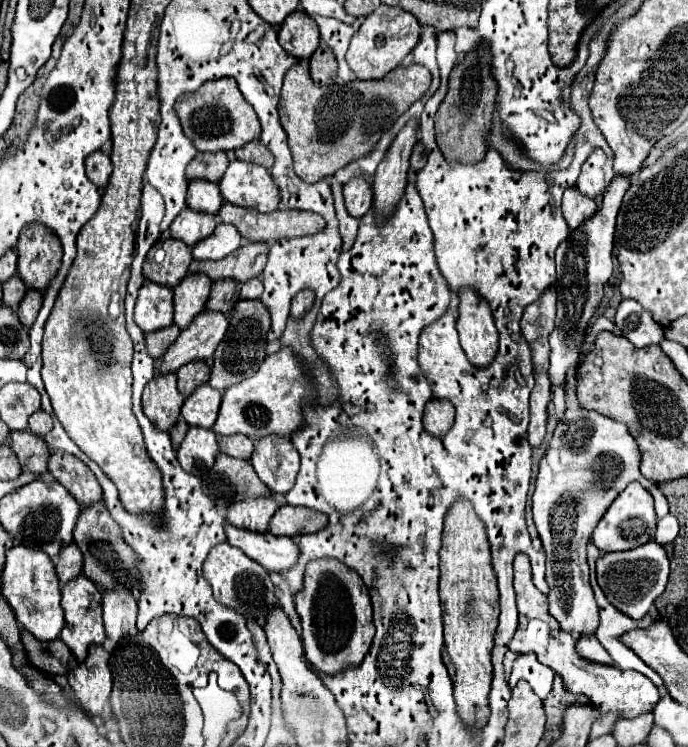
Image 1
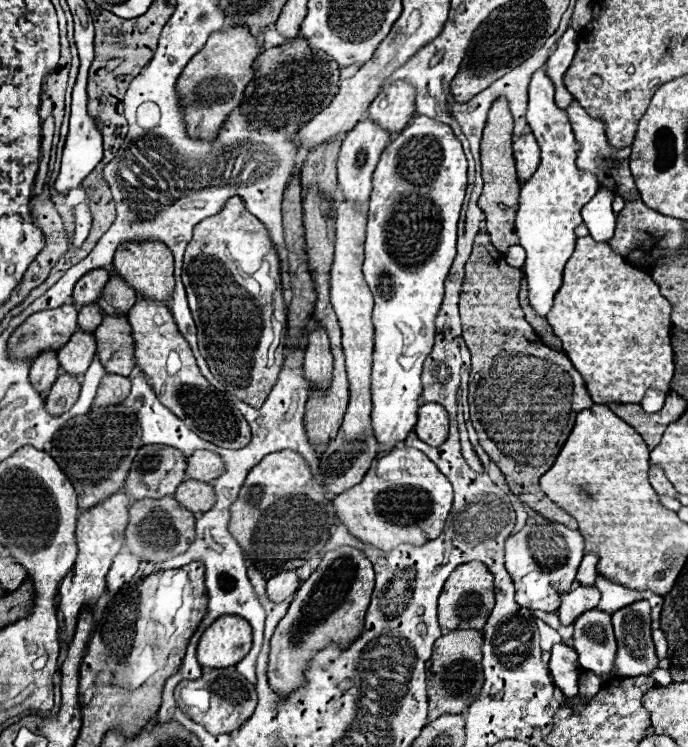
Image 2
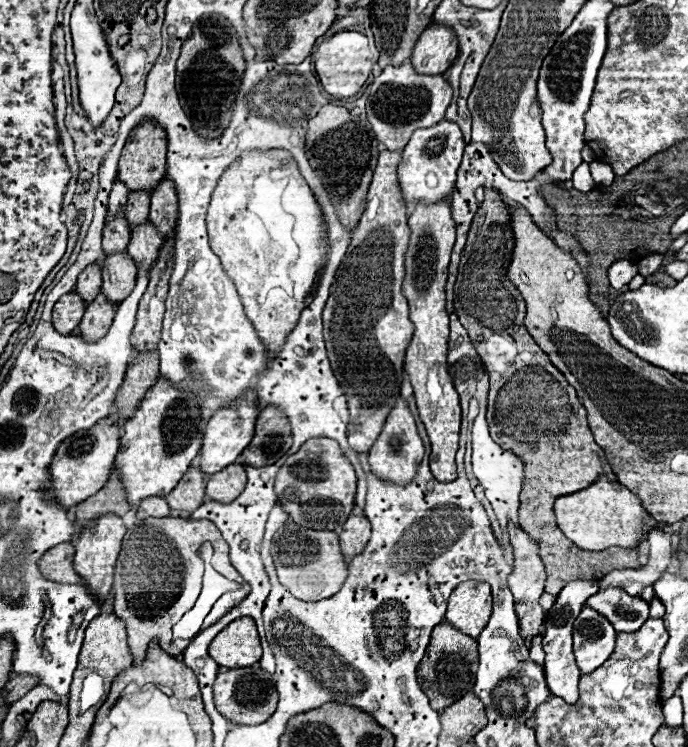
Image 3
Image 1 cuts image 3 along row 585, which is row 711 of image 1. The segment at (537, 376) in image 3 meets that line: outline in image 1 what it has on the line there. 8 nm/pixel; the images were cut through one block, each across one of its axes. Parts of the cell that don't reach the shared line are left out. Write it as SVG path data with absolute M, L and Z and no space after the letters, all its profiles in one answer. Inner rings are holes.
M556 676L554 678L554 686L550 690L550 694L546 696L544 700L544 710L546 710L546 718L548 718L548 728L554 730L554 728L562 728L562 722L564 722L564 712L568 710L568 706L572 704L592 704L588 700L588 696L582 696L582 694L574 694L570 692L562 678Z

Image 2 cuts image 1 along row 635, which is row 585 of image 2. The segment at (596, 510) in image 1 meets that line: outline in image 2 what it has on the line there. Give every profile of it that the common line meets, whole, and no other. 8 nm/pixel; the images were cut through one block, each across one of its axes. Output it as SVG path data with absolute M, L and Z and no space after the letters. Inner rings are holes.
M574 584L572 590L560 596L560 608L558 608L560 624L562 626L572 624L580 614L584 614L584 610L596 608L598 602L600 602L600 592L596 586Z

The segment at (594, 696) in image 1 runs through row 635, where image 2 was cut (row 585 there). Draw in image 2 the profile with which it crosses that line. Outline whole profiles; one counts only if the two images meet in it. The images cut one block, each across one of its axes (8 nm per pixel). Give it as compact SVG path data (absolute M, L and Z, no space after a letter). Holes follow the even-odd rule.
M532 512L526 526L506 540L506 570L516 586L516 602L530 610L554 612L560 606L560 592L572 586L572 560L582 560L582 556L584 540L578 530L568 530Z

